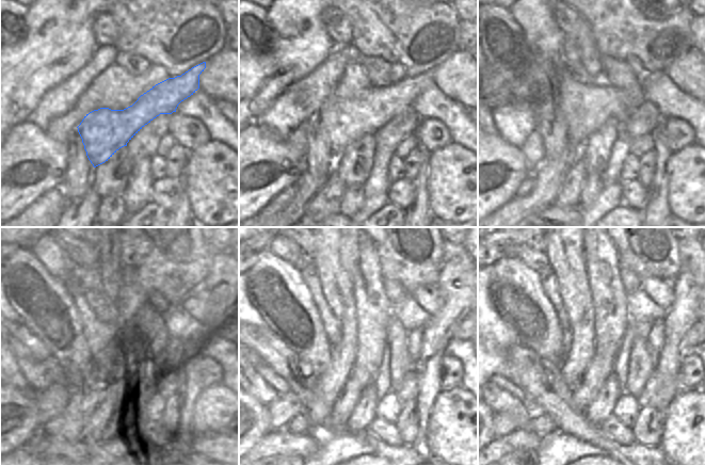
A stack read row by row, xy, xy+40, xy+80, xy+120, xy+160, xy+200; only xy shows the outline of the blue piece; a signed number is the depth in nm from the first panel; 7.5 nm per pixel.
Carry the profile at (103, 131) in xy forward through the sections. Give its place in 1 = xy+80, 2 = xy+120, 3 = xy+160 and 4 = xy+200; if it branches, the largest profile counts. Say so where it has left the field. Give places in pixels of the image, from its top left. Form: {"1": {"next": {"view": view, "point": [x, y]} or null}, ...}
{"1": {"next": {"view": "xy+80", "point": [586, 107]}}, "2": {"next": {"view": "xy+120", "point": [105, 345]}}, "3": {"next": {"view": "xy+160", "point": [331, 325]}}, "4": {"next": {"view": "xy+200", "point": [532, 255]}}}

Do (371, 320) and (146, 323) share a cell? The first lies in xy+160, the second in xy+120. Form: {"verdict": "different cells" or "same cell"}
{"verdict": "different cells"}

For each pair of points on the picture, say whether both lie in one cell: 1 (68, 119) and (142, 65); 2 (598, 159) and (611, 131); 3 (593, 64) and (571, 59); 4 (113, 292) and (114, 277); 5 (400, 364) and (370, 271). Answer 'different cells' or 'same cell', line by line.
1: different cells
2: same cell
3: different cells
4: same cell
5: different cells

